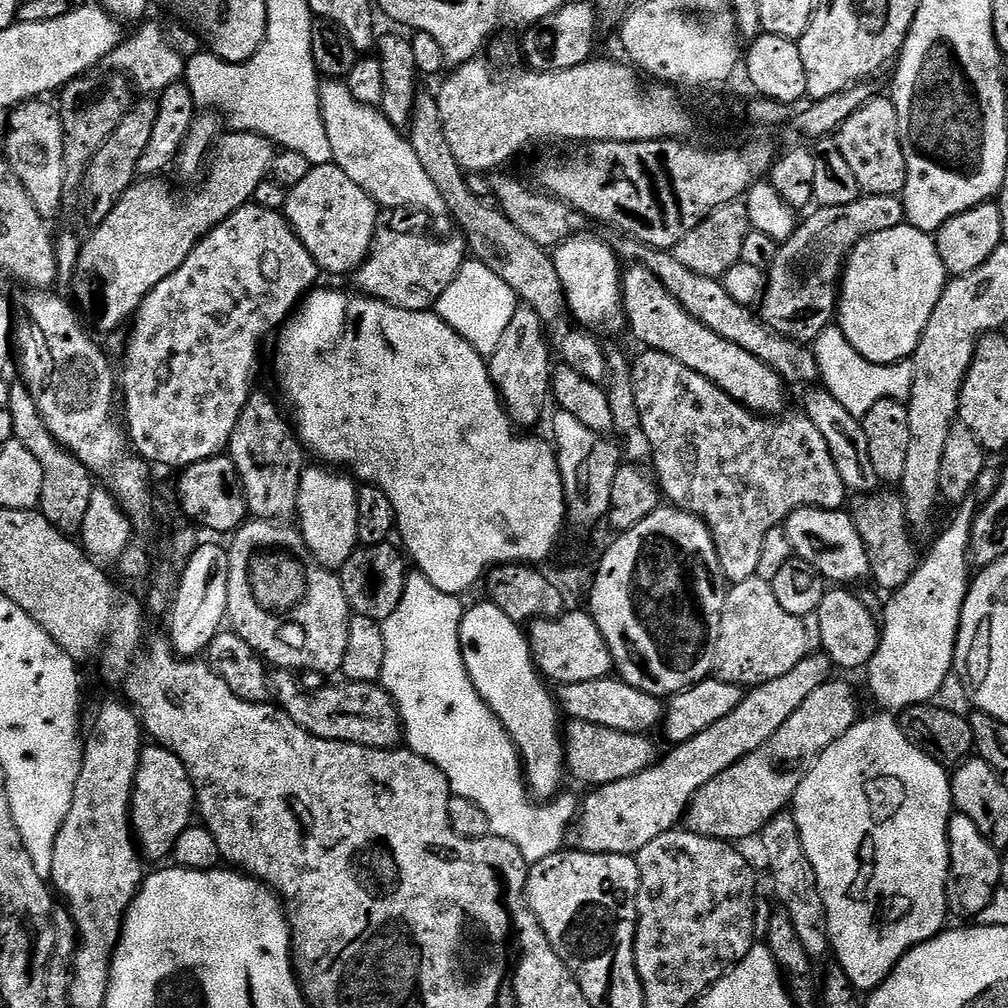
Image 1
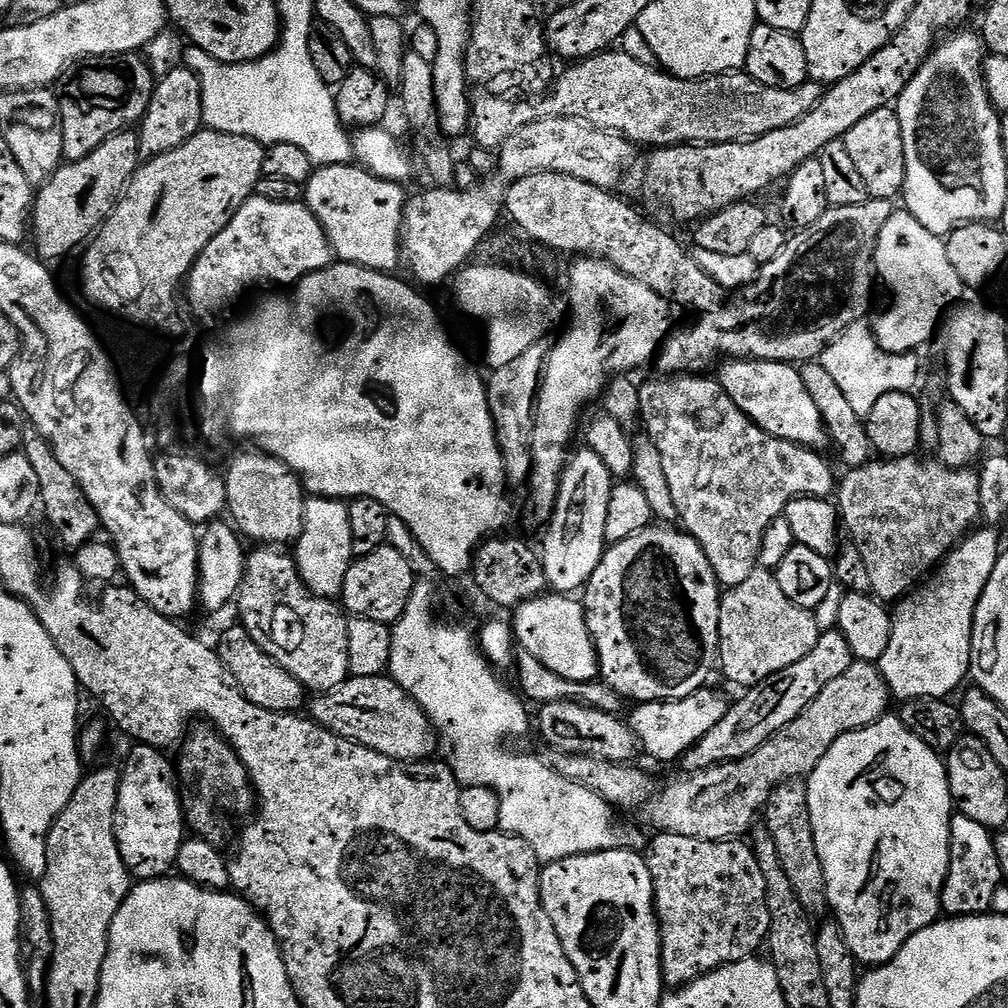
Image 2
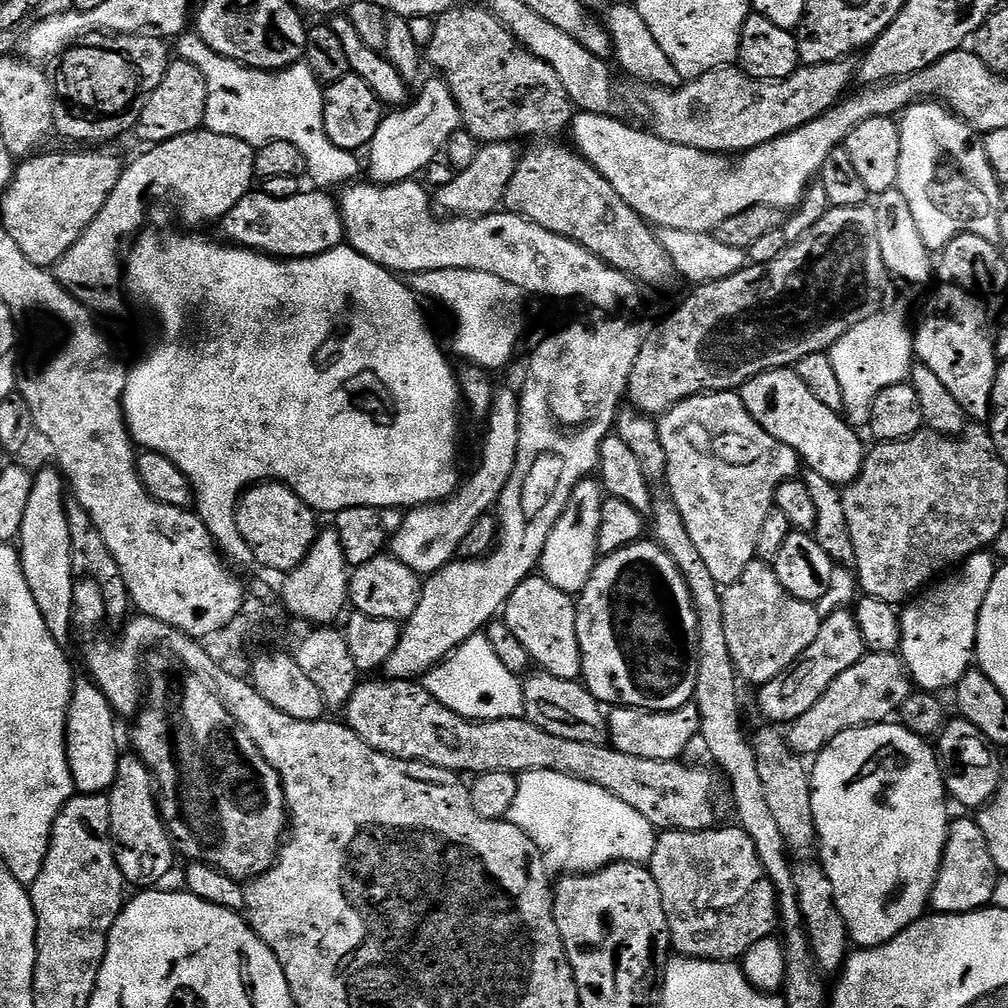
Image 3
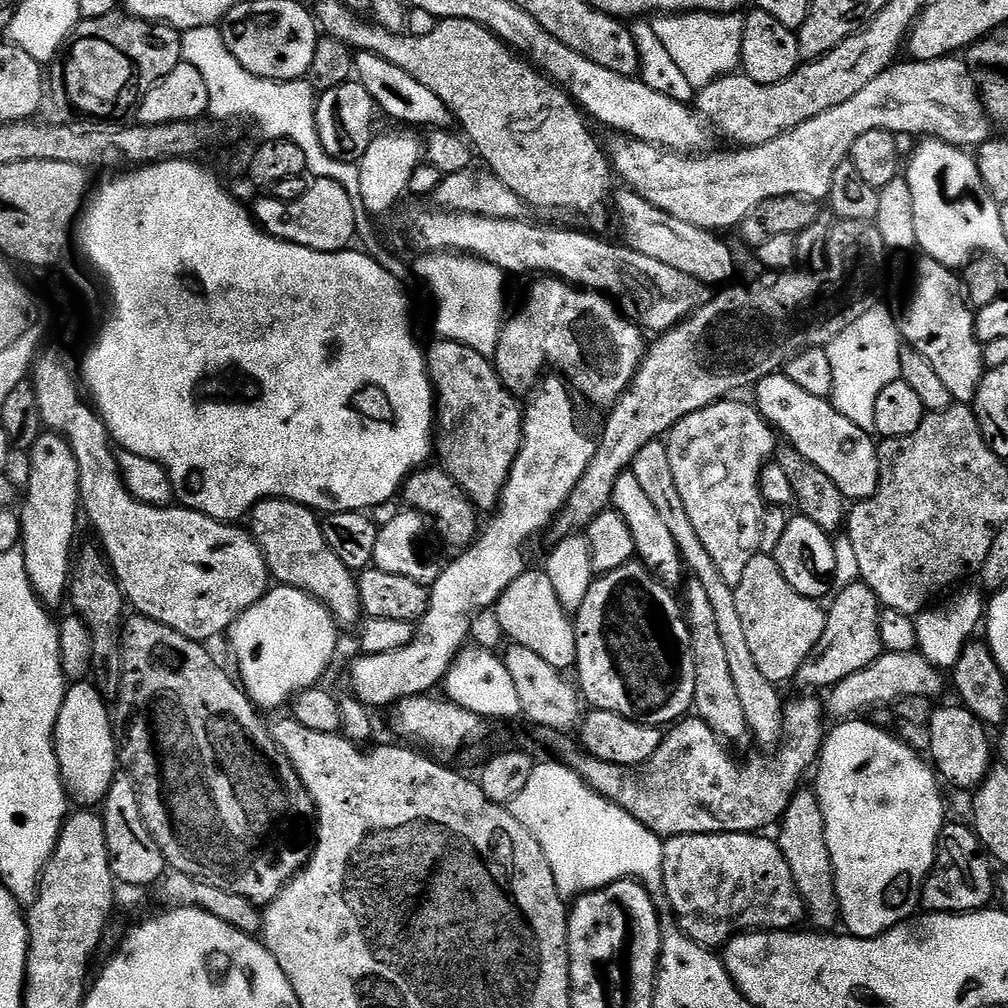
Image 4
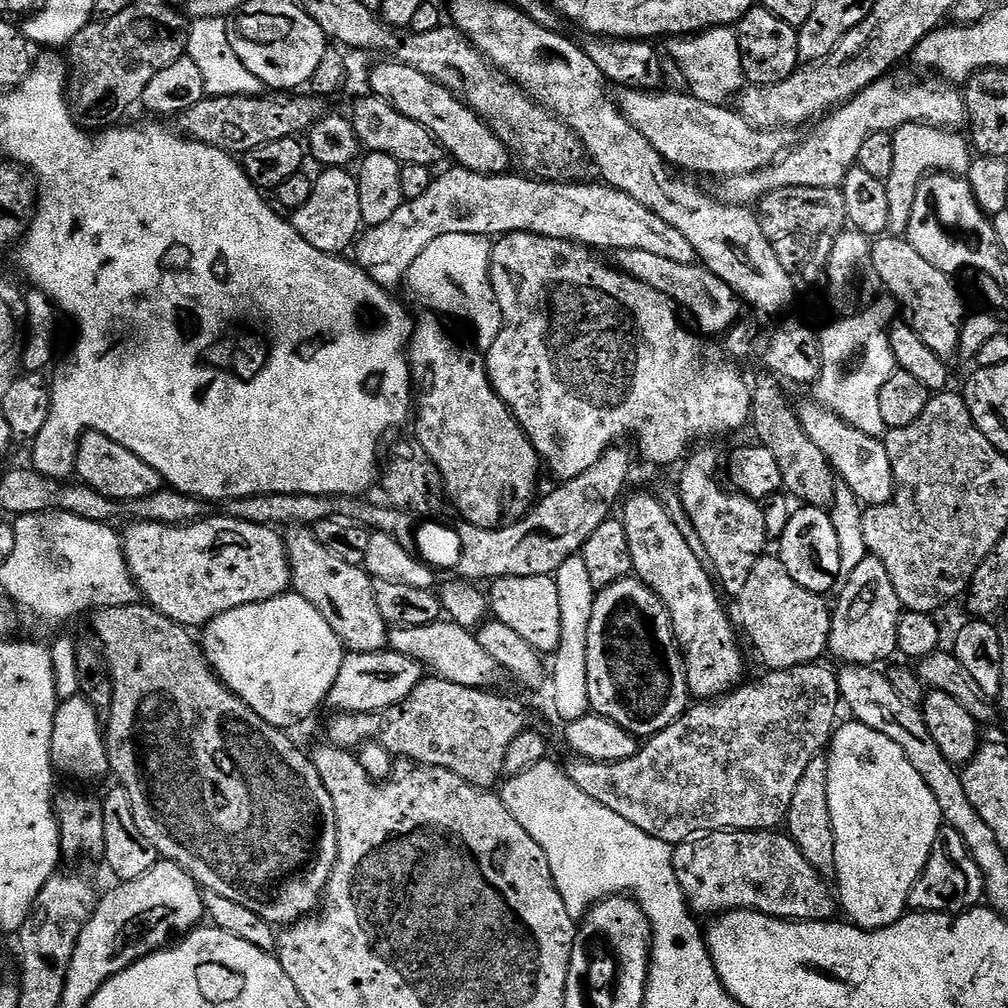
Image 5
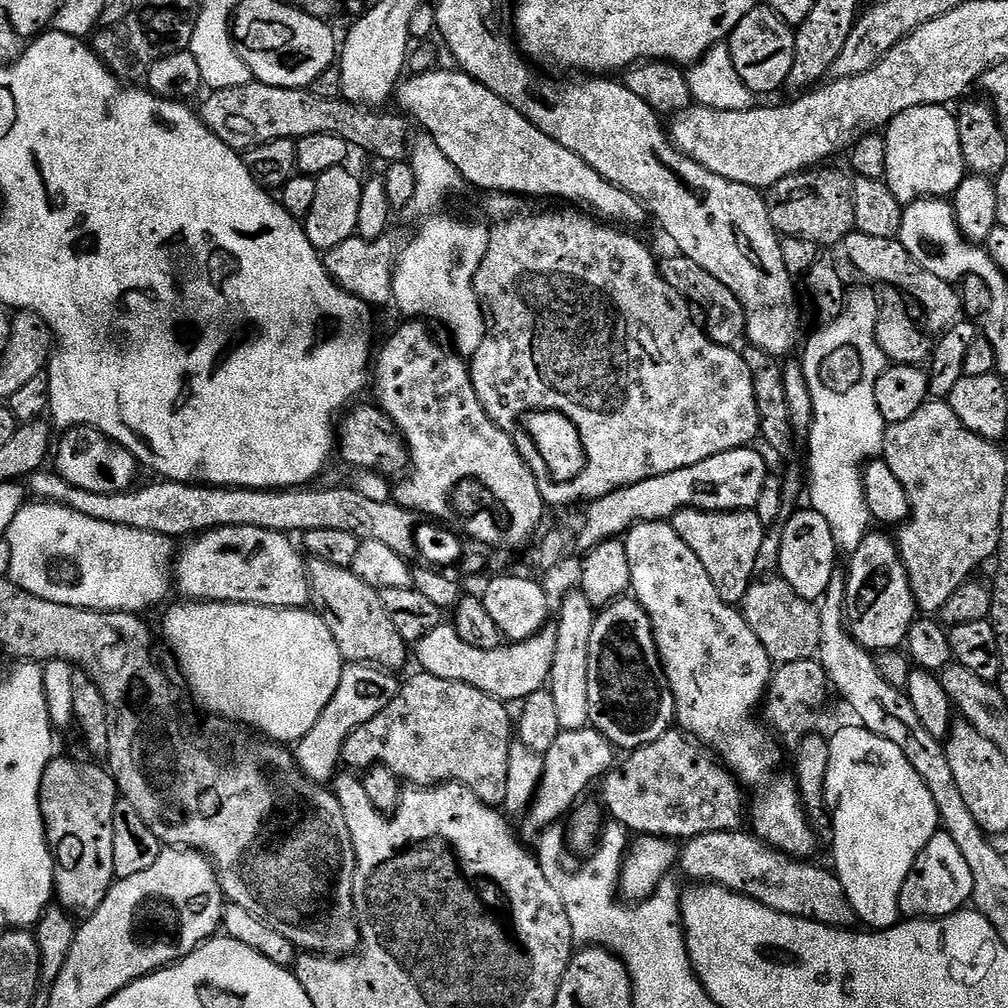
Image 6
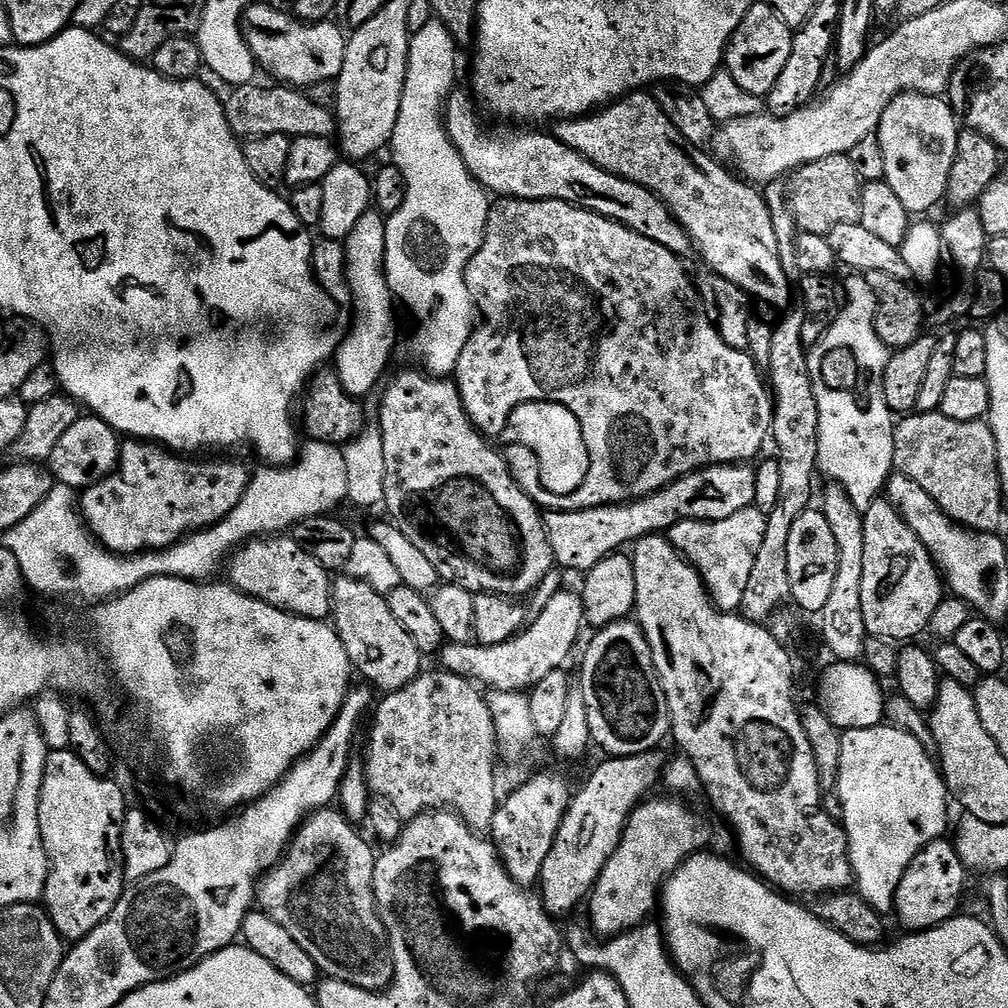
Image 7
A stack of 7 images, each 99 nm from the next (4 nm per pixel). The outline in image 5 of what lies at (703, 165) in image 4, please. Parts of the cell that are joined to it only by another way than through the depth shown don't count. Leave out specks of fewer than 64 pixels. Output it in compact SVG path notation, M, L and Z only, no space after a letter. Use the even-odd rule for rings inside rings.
M892 78L874 82L846 104L841 104L814 129L812 136L797 143L776 163L754 174L729 176L723 181L723 203L752 206L768 192L783 188L839 188L848 169L862 150L862 142L874 134L894 133L907 124L928 124L931 128L960 130L968 123L964 97L955 87L936 84L895 84Z

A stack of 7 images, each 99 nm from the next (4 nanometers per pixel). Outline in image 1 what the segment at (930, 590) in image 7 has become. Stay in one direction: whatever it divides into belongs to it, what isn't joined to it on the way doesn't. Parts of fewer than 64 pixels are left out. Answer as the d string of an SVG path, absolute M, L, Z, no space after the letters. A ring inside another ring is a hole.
M809 654L802 662L798 662L798 666L794 666L794 670L790 670L790 674L782 674L782 678L774 678L765 684L755 685L732 713L722 718L721 721L715 722L714 726L707 727L694 738L671 747L668 750L670 752L660 762L658 760L649 765L646 770L640 771L630 778L620 779L616 783L602 784L589 791L592 793L581 801L574 826L577 847L583 852L590 853L636 855L649 842L675 829L679 823L677 821L679 819L681 821L687 813L692 796L702 786L714 778L718 778L718 774L722 774L722 770L734 766L739 760L745 760L750 753L758 750L758 746L766 743L776 733L778 726L782 726L782 722L786 722L786 718L790 718L790 714L794 714L794 710L798 710L798 706L802 706L802 702L806 702L806 698L810 698L810 694L814 694L814 690L818 690L818 686L827 684L829 680L833 679L832 657L827 654L816 655Z

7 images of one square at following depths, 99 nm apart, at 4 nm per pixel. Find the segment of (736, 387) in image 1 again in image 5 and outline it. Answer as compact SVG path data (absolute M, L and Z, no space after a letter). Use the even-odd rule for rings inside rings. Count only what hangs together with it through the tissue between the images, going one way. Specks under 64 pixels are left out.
M811 403L799 405L798 415L802 429L809 435L810 442L818 446L828 460L829 466L842 481L843 487L849 488L858 497L861 505L870 508L877 508L890 502L894 485L890 458L886 454L883 439L862 434L862 430L850 427L845 420L829 412L823 404Z

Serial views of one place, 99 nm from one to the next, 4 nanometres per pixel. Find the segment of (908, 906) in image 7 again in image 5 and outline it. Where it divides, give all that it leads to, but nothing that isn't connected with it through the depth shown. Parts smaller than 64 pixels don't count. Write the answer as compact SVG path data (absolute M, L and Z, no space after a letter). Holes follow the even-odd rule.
M947 826L941 827L938 838L918 882L910 890L908 906L914 912L947 912L959 914L975 908L984 895L984 879L966 846L962 834Z

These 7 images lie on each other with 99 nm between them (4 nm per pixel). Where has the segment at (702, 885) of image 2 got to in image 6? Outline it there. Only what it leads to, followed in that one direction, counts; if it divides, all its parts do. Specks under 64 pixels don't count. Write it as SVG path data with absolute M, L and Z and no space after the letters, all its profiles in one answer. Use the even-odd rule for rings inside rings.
M748 830L733 832L718 832L708 835L700 835L687 841L678 856L679 871L684 871L692 882L707 882L721 884L723 888L729 888L731 892L740 892L752 900L762 902L762 906L770 906L770 910L781 912L787 916L797 916L803 920L816 920L828 928L847 929L857 923L854 910L850 906L850 898L846 898L846 890L842 882L836 877L835 871L824 868L815 868L803 859L787 856L776 848L764 844Z

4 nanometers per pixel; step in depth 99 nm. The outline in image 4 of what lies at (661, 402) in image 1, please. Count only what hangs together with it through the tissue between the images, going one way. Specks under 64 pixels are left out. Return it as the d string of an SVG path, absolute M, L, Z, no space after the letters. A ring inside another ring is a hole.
M740 398L722 399L682 418L668 431L666 437L670 466L674 470L674 482L678 485L678 494L682 494L686 514L690 514L694 530L698 530L702 546L706 546L710 558L714 558L718 574L726 578L733 590L738 586L738 582L742 582L742 574L745 573L750 558L760 552L760 527L764 524L766 511L766 501L760 492L760 473L778 452L778 436L772 425L751 403L743 404L736 399Z

